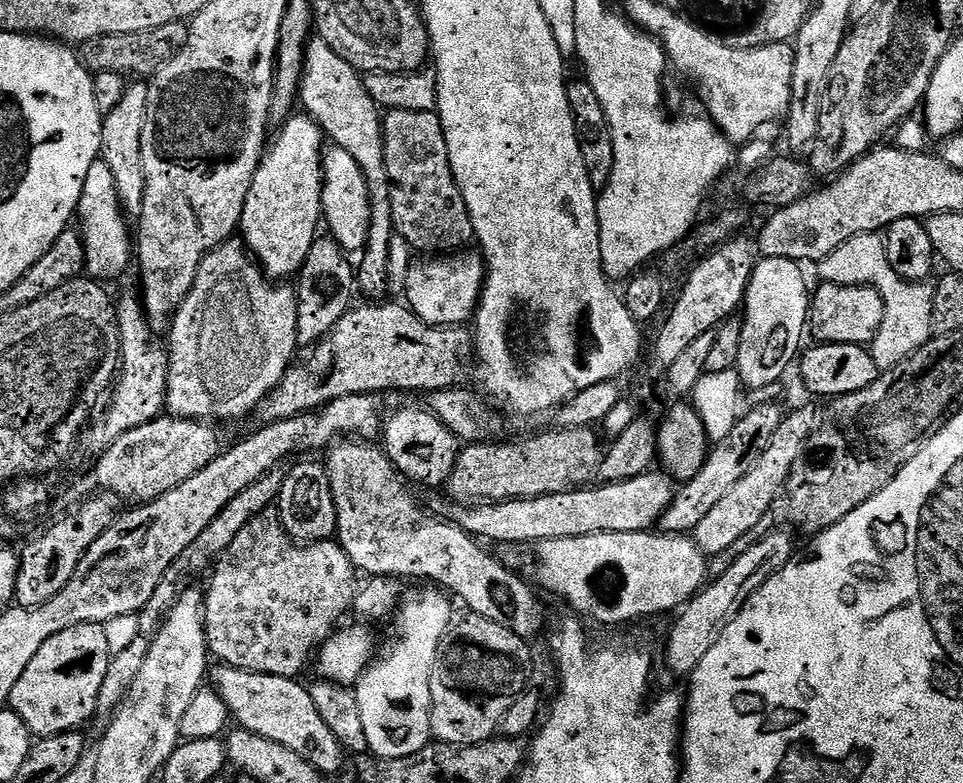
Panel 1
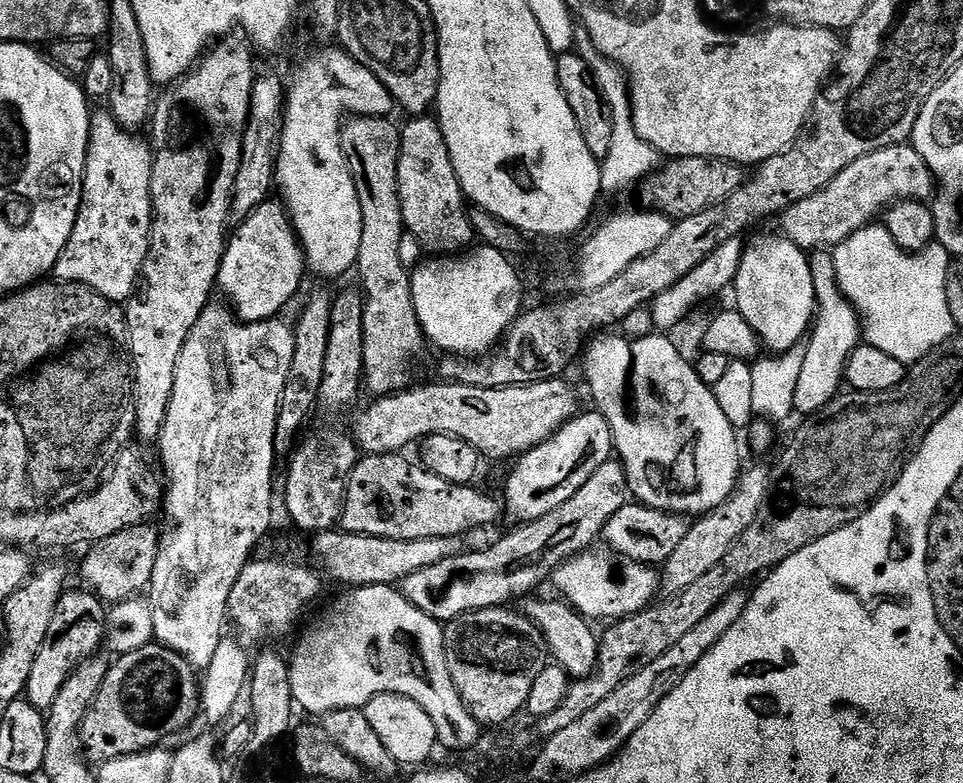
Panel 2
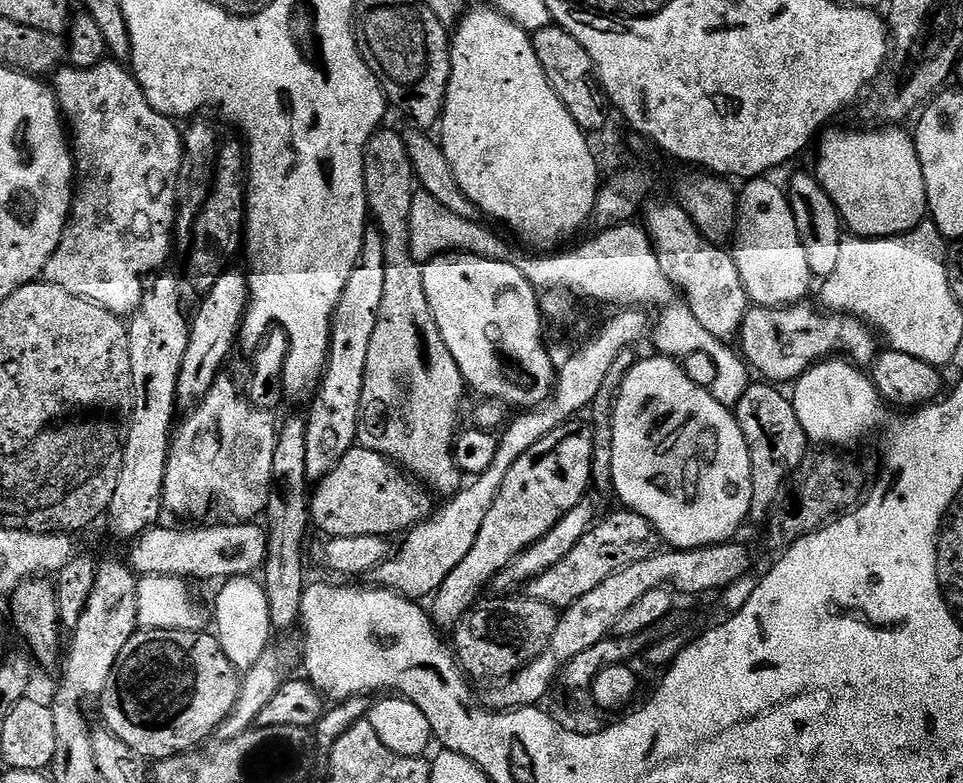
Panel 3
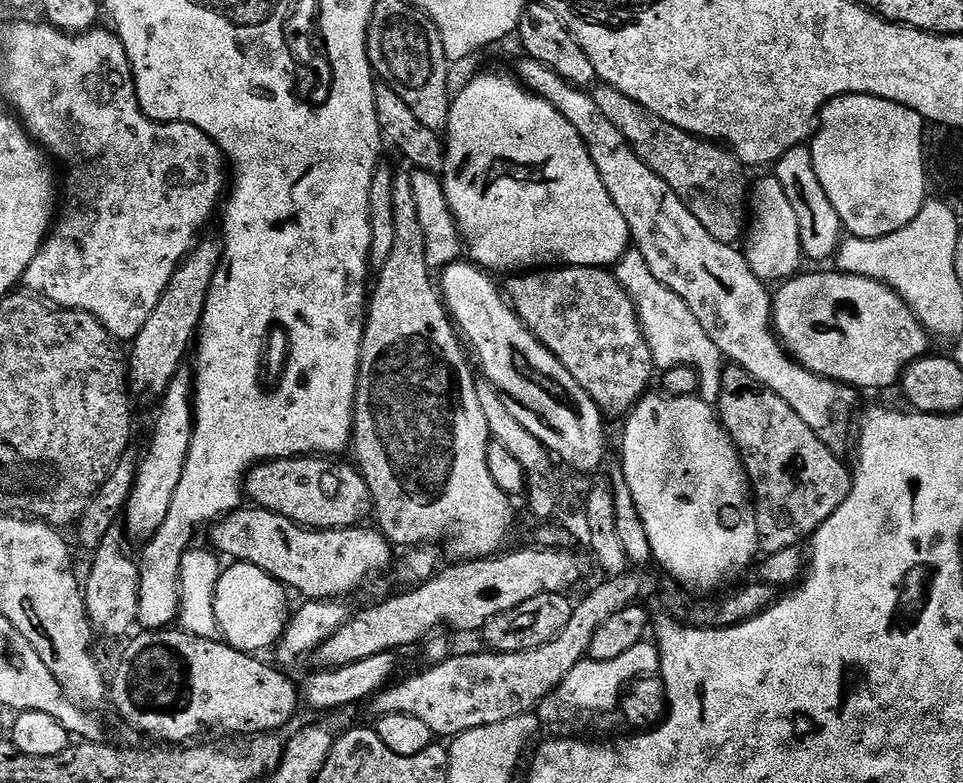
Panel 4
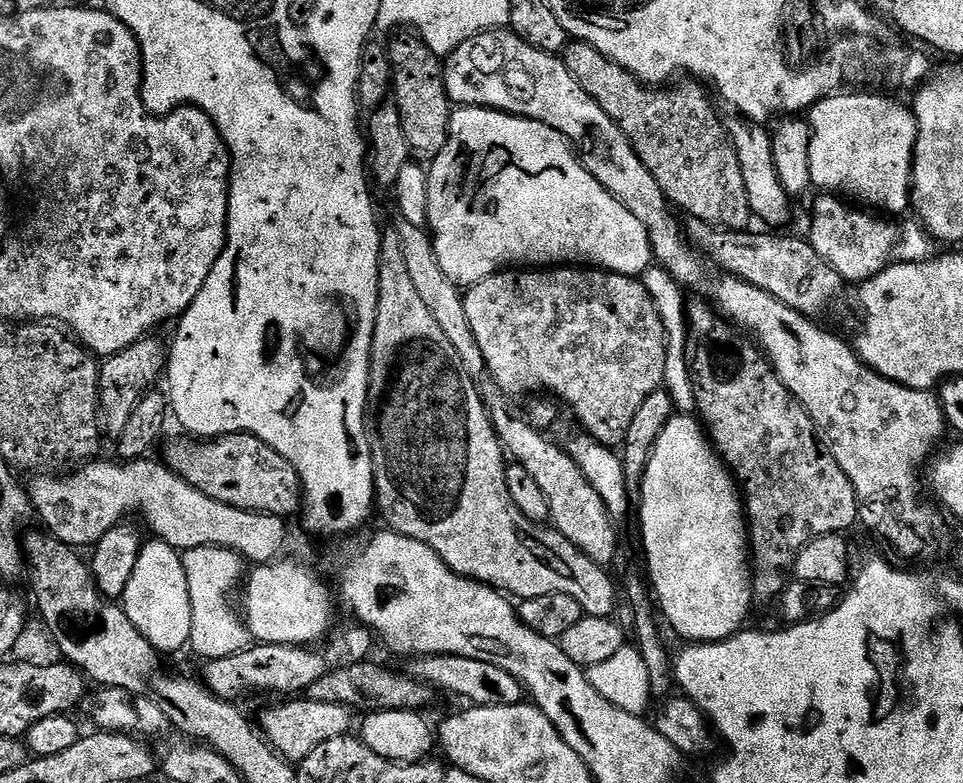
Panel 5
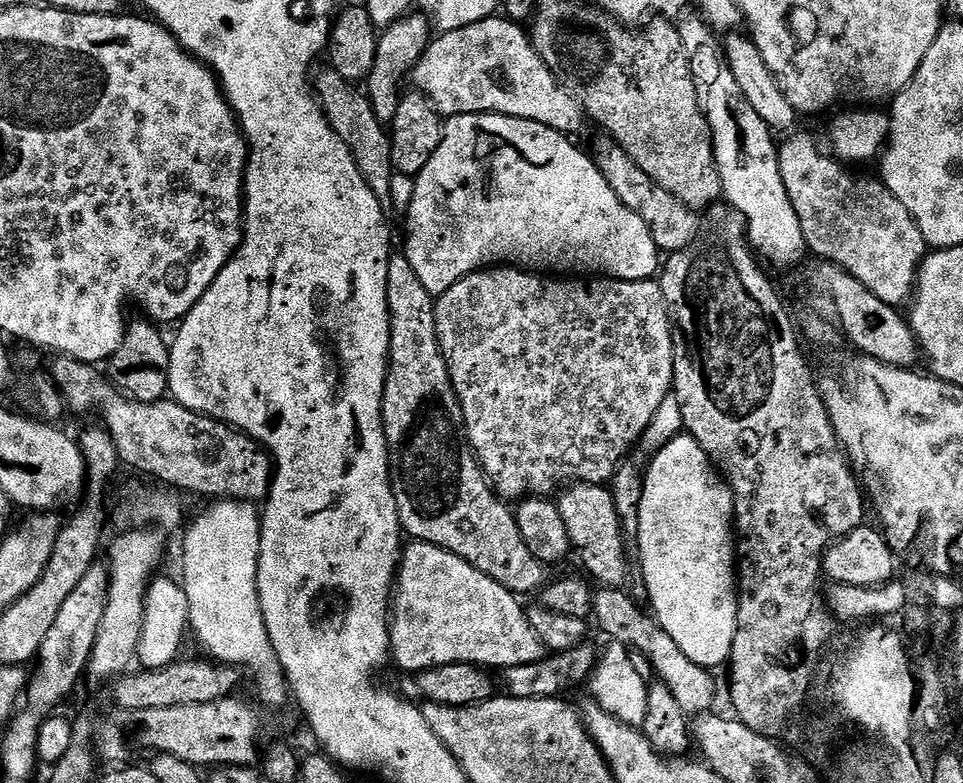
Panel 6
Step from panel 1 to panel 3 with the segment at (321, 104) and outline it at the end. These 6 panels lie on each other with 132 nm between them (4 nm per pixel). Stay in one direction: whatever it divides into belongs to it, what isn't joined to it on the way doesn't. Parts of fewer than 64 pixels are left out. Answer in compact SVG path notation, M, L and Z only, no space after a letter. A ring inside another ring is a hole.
M384 126L370 138L364 147L364 181L368 210L384 242L384 281L382 310L378 310L378 323L374 325L374 335L370 338L370 351L366 353L366 378L362 382L356 439L359 447L382 454L396 467L404 469L413 481L419 482L429 493L451 498L462 487L462 473L452 457L452 446L461 427L460 407L464 404L466 385L462 370L458 370L458 362L454 362L454 354L450 354L450 350L446 350L446 342L442 342L430 302L426 302L421 261L415 260L410 250L410 206L418 185L406 154L404 137L399 131L391 132L388 126Z

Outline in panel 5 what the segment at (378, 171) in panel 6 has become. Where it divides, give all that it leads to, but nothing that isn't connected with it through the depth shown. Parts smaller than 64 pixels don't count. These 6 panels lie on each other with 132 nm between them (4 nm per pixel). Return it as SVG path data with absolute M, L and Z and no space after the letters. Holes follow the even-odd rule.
M397 219L396 222L394 230L402 242L402 254L406 257L410 279L414 281L414 290L418 290L422 303L430 310L430 314L434 314L438 326L442 326L442 334L450 338L450 346L454 346L461 364L464 365L464 371L473 378L480 378L480 375L483 377L486 369L476 348L476 339L466 322L466 308L461 289L454 282L450 282L450 278L446 278L446 274L438 266L438 256L434 254L431 235L424 228L414 226L404 219Z

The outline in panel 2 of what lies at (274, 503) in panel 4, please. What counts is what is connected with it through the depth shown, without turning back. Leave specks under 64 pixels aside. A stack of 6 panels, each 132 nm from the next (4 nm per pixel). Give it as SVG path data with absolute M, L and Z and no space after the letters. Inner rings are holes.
M391 452L390 454L364 454L356 461L356 468L350 474L344 491L344 504L340 508L339 527L346 532L377 536L391 540L417 540L418 538L446 538L464 536L475 528L484 528L502 516L502 504L499 499L479 492L479 487L471 484L446 482L438 474L427 472L415 459L407 460L407 455Z

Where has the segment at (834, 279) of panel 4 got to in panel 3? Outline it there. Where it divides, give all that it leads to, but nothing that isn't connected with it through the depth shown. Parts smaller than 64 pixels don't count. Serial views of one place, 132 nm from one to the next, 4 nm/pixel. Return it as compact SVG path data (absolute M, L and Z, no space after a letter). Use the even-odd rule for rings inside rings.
M808 302L778 308L749 307L738 337L741 357L768 382L794 382L807 368L829 358L847 358L857 366L871 365L878 355L877 333L857 316L820 316L821 309L816 308L811 308Z

